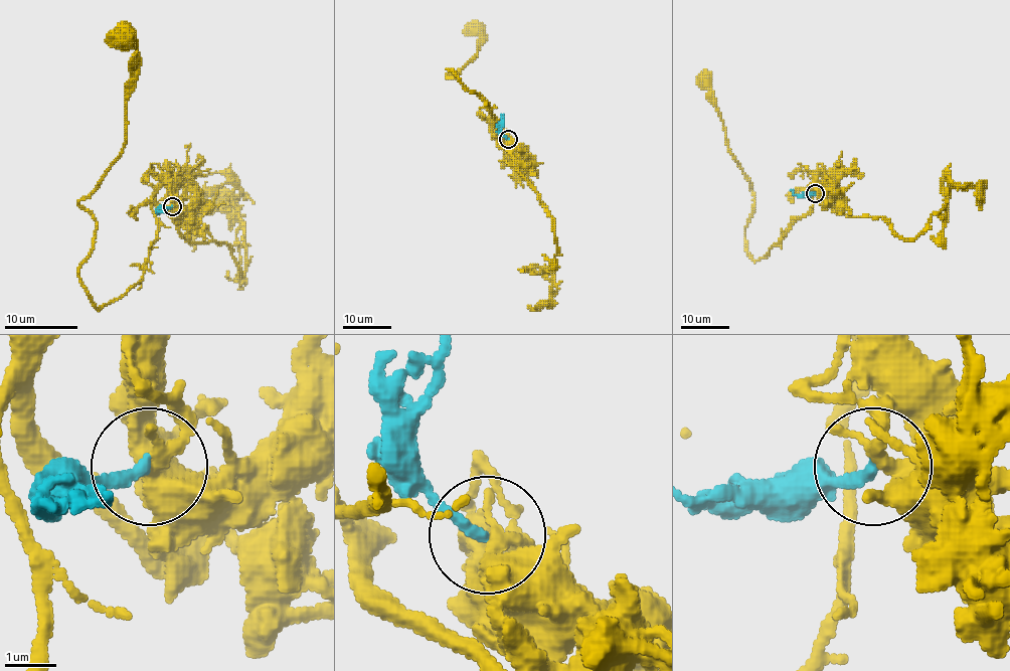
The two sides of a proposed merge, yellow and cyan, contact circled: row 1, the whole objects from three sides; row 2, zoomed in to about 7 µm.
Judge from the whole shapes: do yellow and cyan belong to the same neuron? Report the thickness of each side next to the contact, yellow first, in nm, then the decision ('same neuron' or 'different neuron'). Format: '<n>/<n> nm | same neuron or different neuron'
320/200 nm | same neuron

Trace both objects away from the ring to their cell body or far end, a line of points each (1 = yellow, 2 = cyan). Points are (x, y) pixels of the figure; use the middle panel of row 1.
1: (508, 139), (496, 141), (490, 108), (447, 75), (475, 56), (477, 26)
2: (508, 139), (502, 133), (502, 114)

